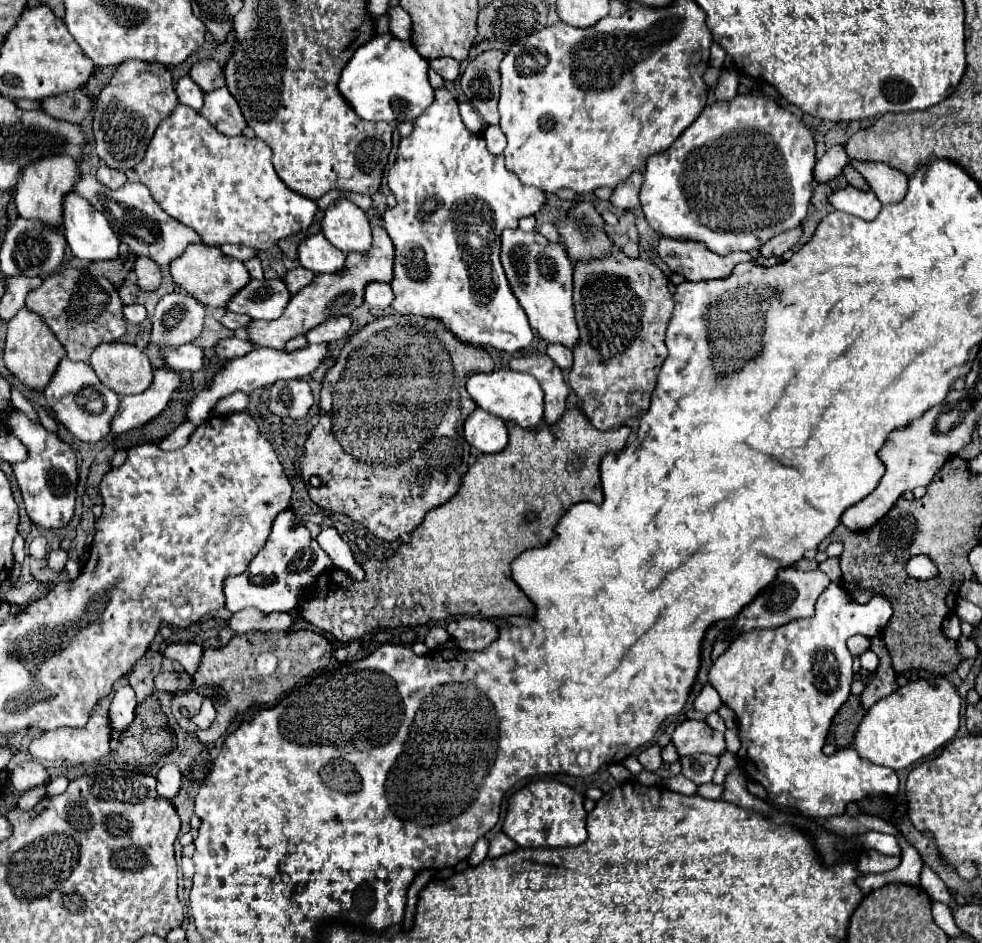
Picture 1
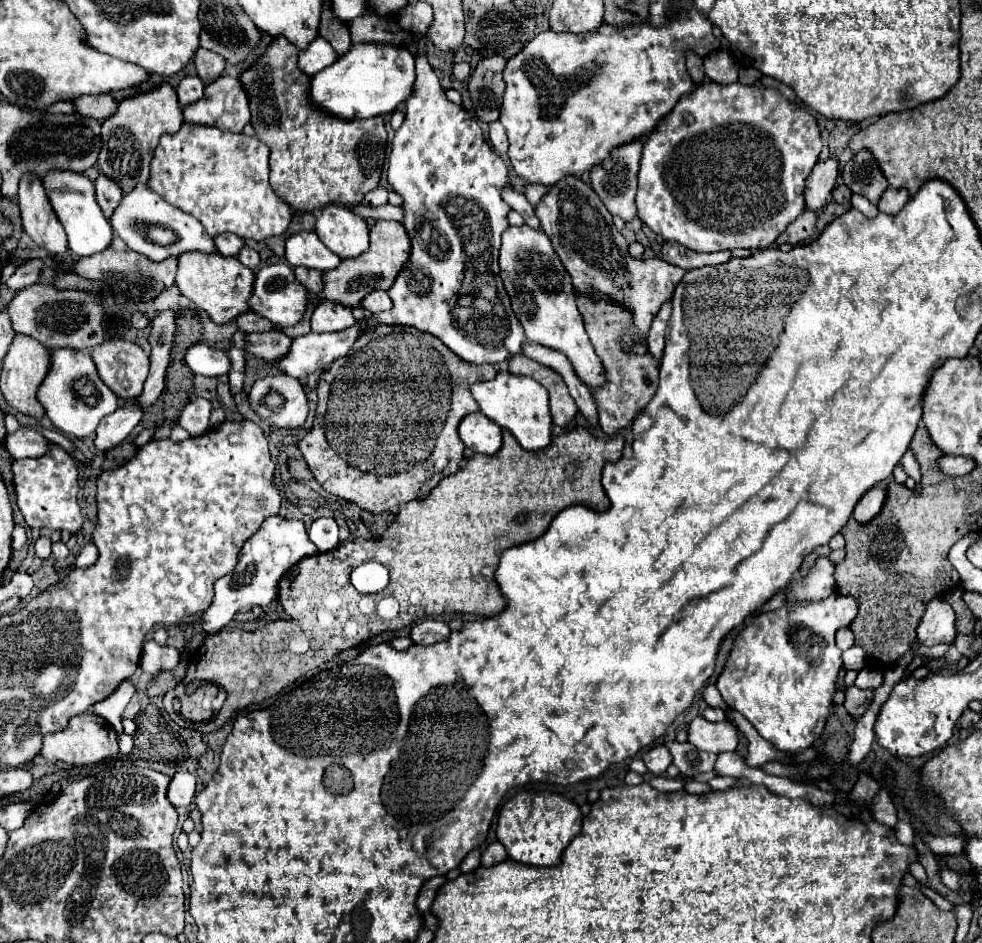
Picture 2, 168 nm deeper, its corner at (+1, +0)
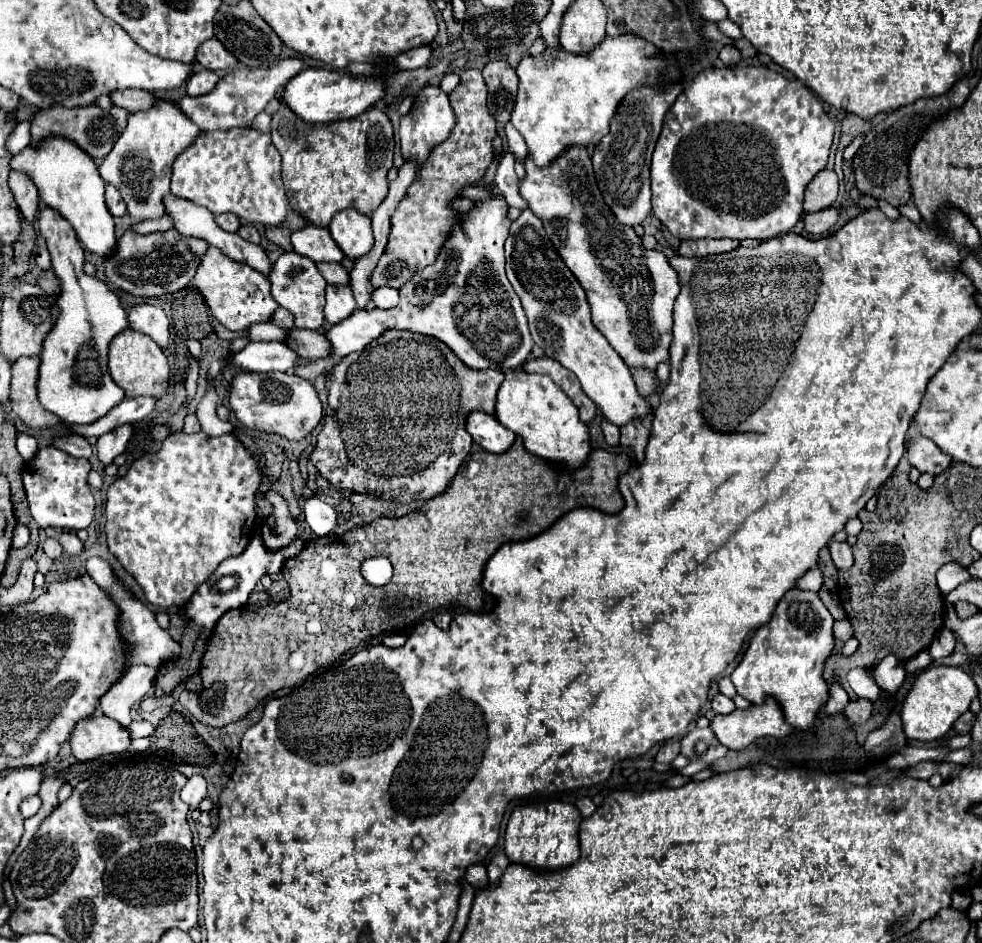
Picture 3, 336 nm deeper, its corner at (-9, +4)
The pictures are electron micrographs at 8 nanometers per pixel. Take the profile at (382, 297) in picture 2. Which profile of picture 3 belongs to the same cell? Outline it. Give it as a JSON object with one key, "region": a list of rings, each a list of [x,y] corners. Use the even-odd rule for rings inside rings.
{"region":[[[377,287],[373,291],[371,299],[373,299],[375,307],[391,309],[391,307],[395,307],[399,303],[399,293],[397,293],[397,289],[391,289],[391,287]]]}

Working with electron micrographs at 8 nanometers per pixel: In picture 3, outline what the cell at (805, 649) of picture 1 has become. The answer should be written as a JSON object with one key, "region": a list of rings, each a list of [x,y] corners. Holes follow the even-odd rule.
{"region":[[[793,587],[777,603],[771,621],[759,627],[751,637],[741,663],[731,673],[731,681],[737,693],[753,705],[763,703],[765,697],[771,695],[779,701],[789,725],[795,729],[811,727],[829,695],[829,687],[821,673],[825,659],[833,651],[833,643],[833,617],[819,595]]]}

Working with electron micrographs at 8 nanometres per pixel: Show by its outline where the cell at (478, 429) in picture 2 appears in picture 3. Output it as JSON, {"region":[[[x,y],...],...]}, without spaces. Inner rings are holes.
{"region":[[[471,411],[467,417],[467,433],[489,453],[503,453],[515,441],[513,431],[507,431],[493,415],[483,411]]]}

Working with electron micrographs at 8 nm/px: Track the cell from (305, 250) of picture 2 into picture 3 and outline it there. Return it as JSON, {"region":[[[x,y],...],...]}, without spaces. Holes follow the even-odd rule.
{"region":[[[307,225],[299,231],[295,231],[295,235],[291,235],[291,243],[295,247],[297,253],[309,257],[315,263],[321,261],[343,261],[343,251],[339,249],[339,245],[331,239],[331,233],[327,227],[315,227],[315,225]]]}

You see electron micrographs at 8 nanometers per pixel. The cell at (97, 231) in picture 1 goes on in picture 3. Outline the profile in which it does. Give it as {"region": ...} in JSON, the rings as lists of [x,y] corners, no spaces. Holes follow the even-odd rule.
{"region":[[[47,137],[37,147],[27,145],[19,155],[11,159],[11,169],[27,173],[39,189],[41,201],[65,217],[79,241],[101,259],[111,257],[117,247],[115,223],[105,207],[105,183],[97,171],[95,161],[73,141],[65,137]]]}

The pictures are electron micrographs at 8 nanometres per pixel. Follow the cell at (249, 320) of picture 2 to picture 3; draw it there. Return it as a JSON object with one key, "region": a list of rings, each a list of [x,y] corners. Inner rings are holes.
{"region":[[[279,307],[279,309],[275,311],[275,315],[273,315],[273,323],[279,325],[279,327],[287,327],[287,329],[293,327],[293,319],[295,319],[295,317],[293,317],[287,309],[283,309],[283,307]]]}

